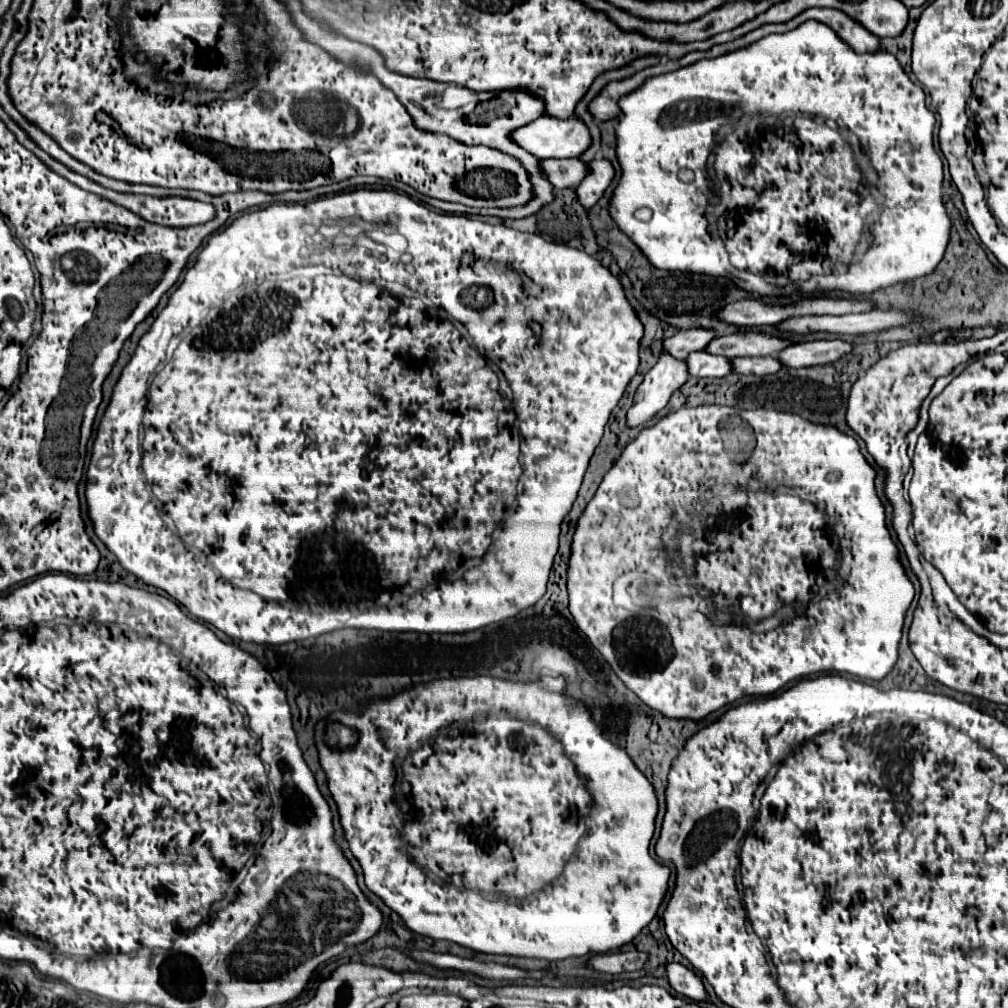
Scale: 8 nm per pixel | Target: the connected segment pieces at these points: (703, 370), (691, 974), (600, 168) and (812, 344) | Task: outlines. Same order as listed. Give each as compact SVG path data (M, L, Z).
M697 351L687 357L689 375L693 377L727 377L733 373L731 359L723 355L711 355L707 351Z
M671 963L671 965L667 965L667 975L669 975L671 987L679 995L683 995L687 999L693 999L697 1003L709 1001L705 985L701 983L701 977L695 971L691 971L691 969L687 969L687 967L679 965L679 963Z
M595 159L589 163L591 173L577 187L577 197L585 207L593 207L605 193L605 189L613 183L615 169L609 159Z
M821 339L821 341L803 341L787 347L779 353L779 361L785 367L807 367L807 365L827 365L843 357L843 351L853 351L853 345L841 339Z

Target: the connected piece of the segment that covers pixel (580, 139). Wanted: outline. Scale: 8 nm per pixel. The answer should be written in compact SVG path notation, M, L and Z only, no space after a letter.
M543 115L537 123L515 131L515 141L537 157L561 159L583 155L591 147L591 133L579 117L555 119Z

